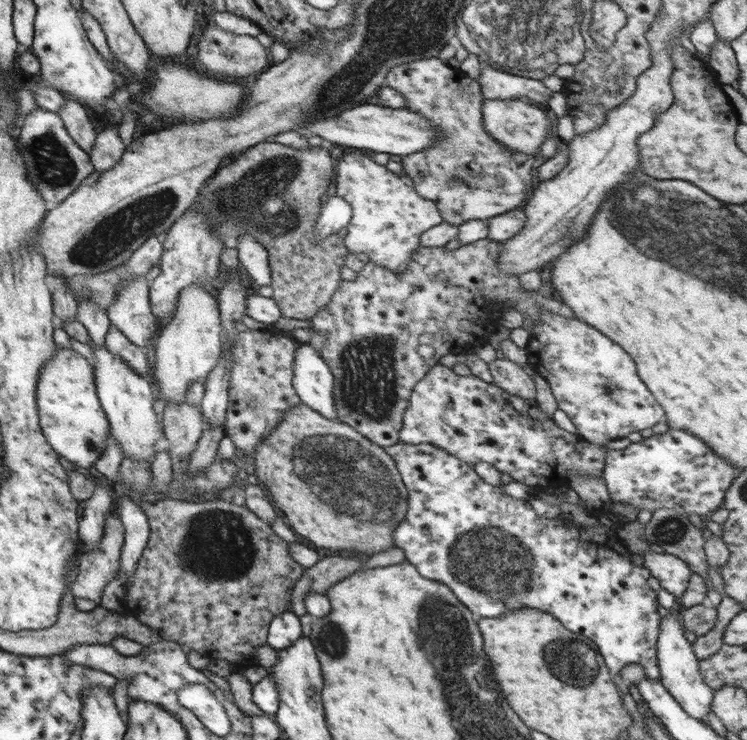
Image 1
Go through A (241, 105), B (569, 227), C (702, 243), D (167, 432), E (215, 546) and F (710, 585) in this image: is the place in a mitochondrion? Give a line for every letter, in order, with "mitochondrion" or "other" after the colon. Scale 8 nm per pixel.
A: other
B: mitochondrion
C: mitochondrion
D: other
E: mitochondrion
F: other

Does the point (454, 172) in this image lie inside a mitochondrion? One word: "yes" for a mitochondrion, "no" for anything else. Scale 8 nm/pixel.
yes

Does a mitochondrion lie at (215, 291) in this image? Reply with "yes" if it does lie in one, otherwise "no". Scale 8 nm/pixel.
no

